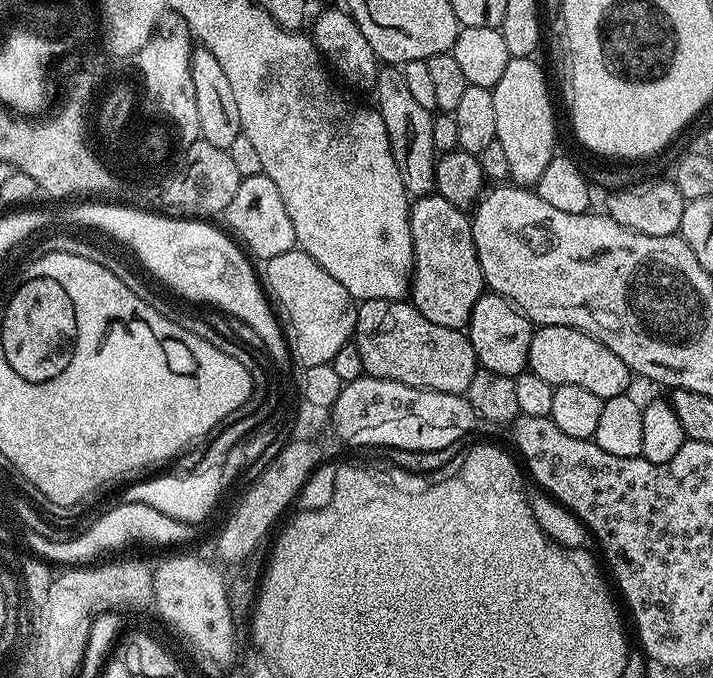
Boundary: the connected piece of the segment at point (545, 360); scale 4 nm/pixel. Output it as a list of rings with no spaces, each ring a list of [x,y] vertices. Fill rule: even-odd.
[[[540,326],[533,331],[530,340],[527,371],[538,374],[538,378],[553,386],[583,386],[590,394],[598,394],[602,401],[625,395],[634,381],[634,374],[598,338],[570,326]]]

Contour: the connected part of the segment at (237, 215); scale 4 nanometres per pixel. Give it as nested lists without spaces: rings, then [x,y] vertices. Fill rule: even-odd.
[[[266,175],[243,177],[238,191],[234,194],[234,199],[230,201],[230,206],[222,216],[223,219],[228,219],[227,227],[231,235],[257,261],[269,260],[277,254],[286,254],[297,247],[294,226],[290,222],[290,214],[286,214],[282,194],[278,194],[278,186],[274,186],[274,182],[270,182],[270,178]]]

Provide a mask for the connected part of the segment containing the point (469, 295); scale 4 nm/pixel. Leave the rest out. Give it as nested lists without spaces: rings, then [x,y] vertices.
[[[435,194],[413,199],[410,207],[412,210],[410,238],[414,246],[410,302],[419,310],[422,318],[426,318],[438,326],[463,329],[474,310],[474,302],[478,302],[478,298],[486,291],[482,266],[478,262],[478,250],[474,246],[469,213],[463,208],[446,202],[446,198]]]

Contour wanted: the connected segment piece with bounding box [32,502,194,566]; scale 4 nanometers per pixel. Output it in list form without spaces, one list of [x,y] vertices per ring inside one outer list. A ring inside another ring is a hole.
[[[117,503],[117,508],[104,512],[85,532],[77,534],[73,540],[51,540],[48,536],[39,535],[32,548],[35,555],[44,562],[53,560],[60,566],[84,566],[95,556],[103,552],[112,552],[115,548],[128,548],[131,544],[157,544],[160,548],[168,548],[171,544],[184,544],[194,532],[193,525],[178,522],[178,518],[170,518],[170,514],[162,514],[162,510],[154,510],[154,506],[145,504]]]

